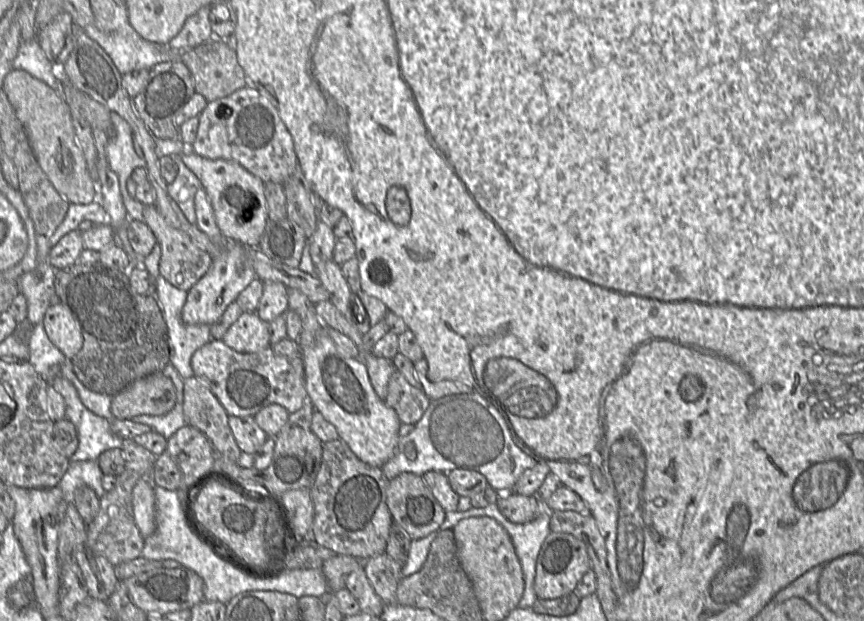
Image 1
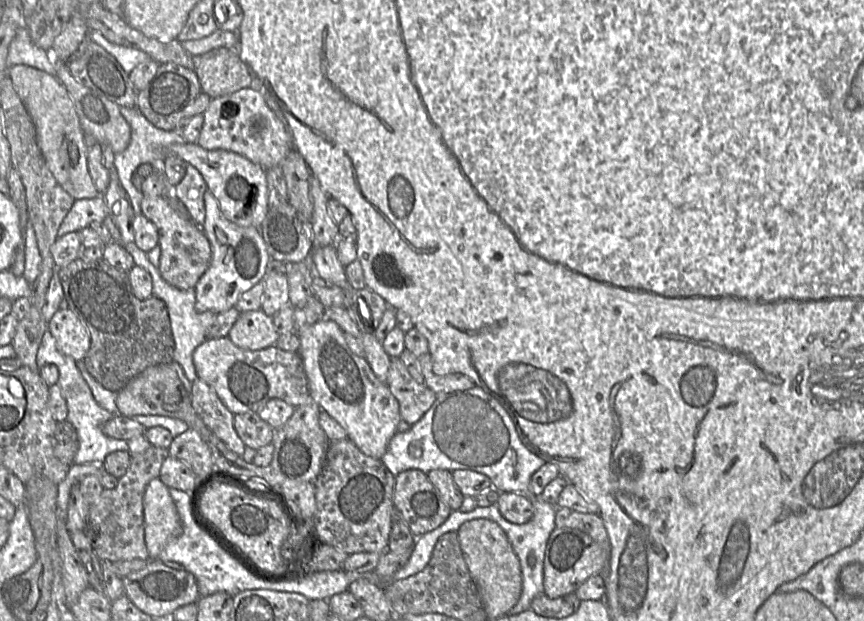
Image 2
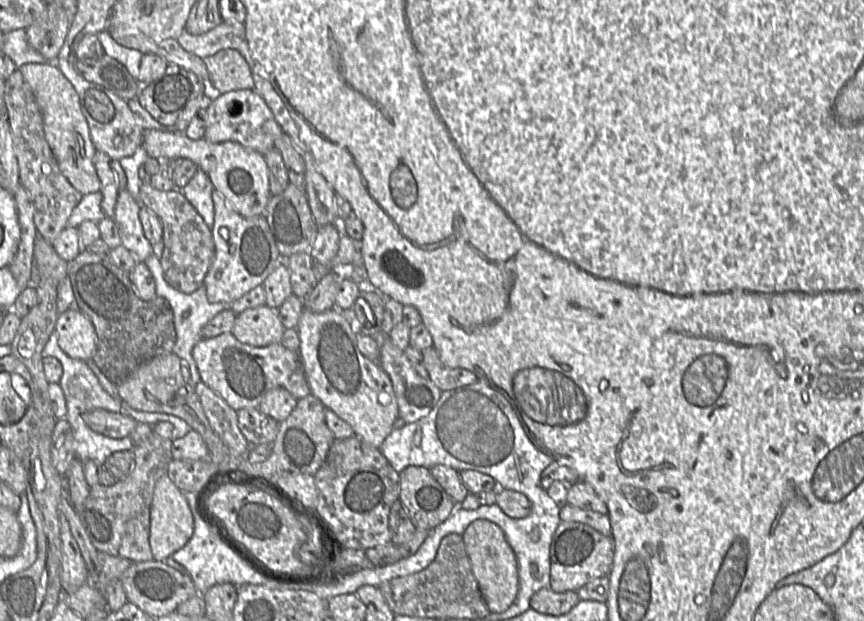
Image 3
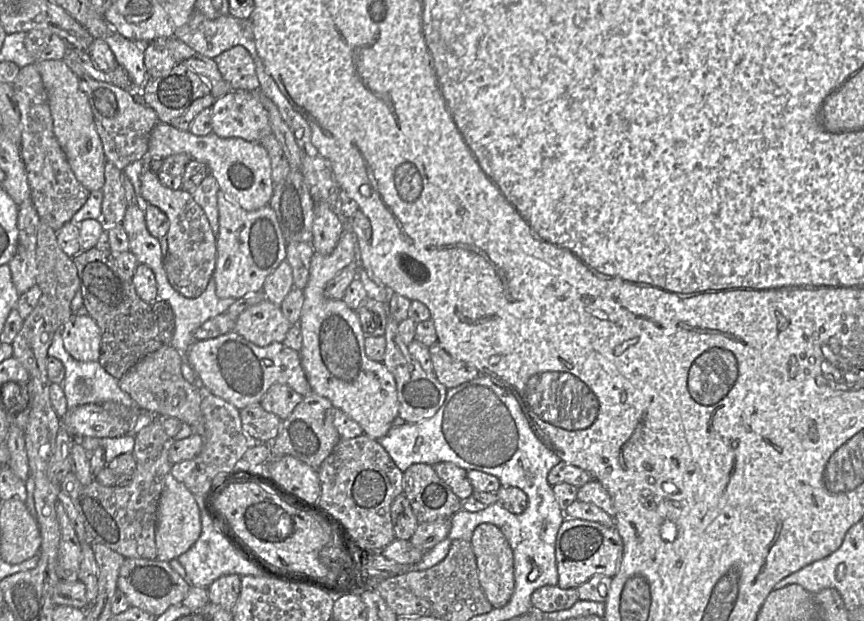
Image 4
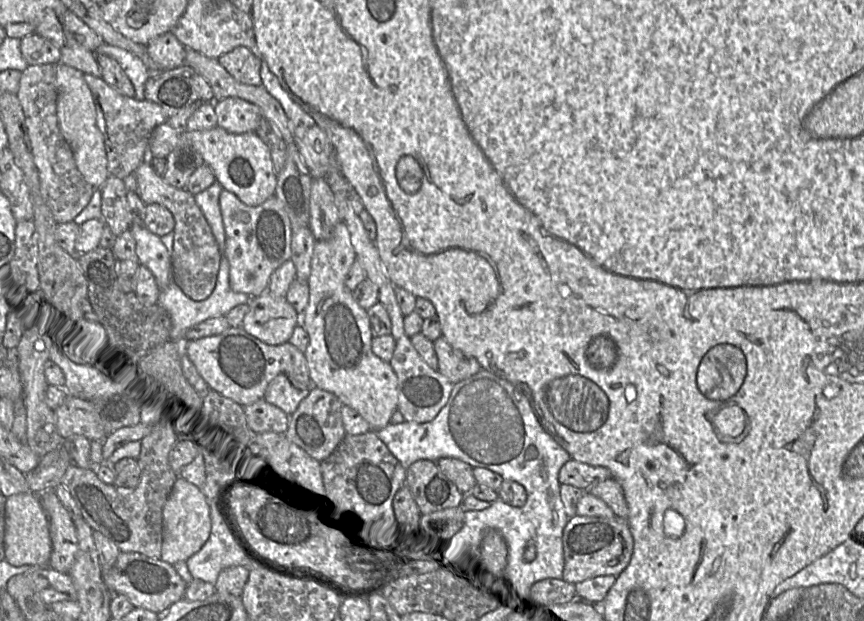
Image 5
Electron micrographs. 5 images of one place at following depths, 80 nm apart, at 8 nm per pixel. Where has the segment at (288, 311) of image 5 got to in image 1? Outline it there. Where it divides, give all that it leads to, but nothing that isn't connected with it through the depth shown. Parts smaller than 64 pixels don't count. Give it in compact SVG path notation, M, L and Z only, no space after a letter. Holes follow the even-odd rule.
M243 312L225 332L222 341L240 353L255 353L270 346L269 323L262 321L256 312Z

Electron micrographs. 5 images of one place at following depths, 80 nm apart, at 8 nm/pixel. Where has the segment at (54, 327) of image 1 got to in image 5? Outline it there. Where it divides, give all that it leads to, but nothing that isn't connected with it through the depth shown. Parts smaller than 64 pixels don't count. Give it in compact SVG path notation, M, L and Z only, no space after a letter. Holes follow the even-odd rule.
M79 321L66 342L66 351L73 359L88 362L105 353L105 335L100 326Z

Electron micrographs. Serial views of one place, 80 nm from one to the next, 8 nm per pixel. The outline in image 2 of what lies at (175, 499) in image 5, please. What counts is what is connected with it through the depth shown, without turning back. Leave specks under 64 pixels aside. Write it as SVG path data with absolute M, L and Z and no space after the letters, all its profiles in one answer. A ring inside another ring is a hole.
M159 479L149 482L143 497L145 544L150 559L157 559L164 547L181 533L181 522L169 488Z

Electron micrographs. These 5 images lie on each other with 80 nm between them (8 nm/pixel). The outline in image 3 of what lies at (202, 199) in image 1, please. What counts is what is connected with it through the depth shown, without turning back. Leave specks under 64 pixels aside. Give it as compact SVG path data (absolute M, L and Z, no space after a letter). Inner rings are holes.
M217 191L212 192L214 225L211 229L214 242L214 259L204 278L207 299L210 303L231 304L253 288L262 285L282 259L265 215L244 218L227 204Z

